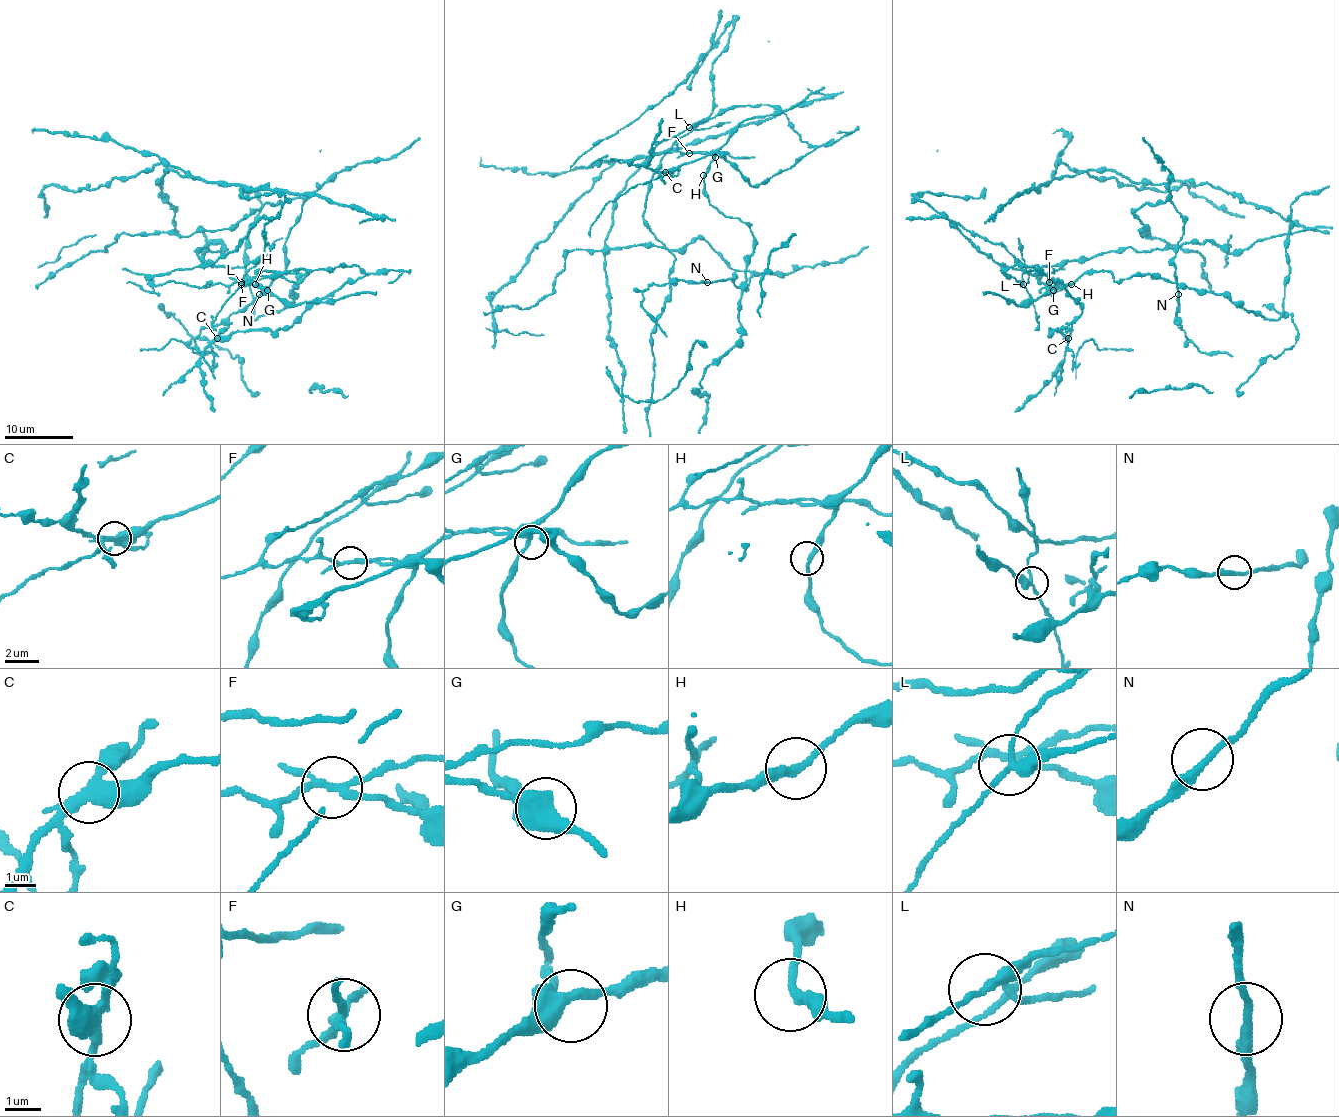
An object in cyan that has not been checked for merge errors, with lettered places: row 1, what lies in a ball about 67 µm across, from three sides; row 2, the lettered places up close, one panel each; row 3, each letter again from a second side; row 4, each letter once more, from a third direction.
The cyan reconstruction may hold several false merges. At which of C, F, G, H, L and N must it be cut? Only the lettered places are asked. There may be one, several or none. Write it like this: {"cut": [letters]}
{"cut": ["C", "F", "L"]}

